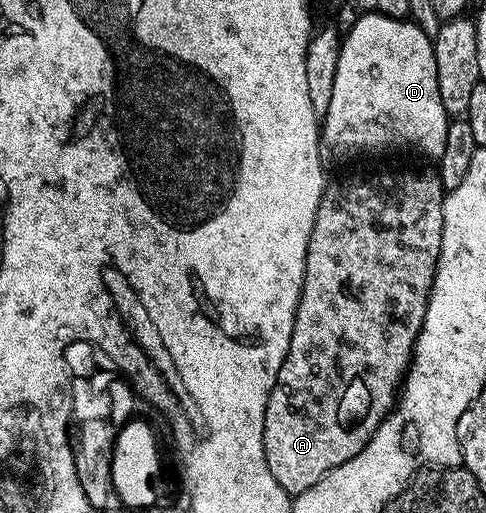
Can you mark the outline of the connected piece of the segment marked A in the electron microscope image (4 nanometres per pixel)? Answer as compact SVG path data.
M407 170L404 174L379 174L376 178L363 178L360 182L347 182L344 186L328 185L321 196L321 204L317 208L317 216L313 220L313 232L309 236L307 255L305 256L305 276L301 296L295 313L293 336L289 340L289 352L281 364L275 377L273 388L269 392L269 404L265 404L265 424L263 425L263 443L265 458L273 478L285 492L298 496L321 476L333 472L345 460L353 460L365 444L377 432L379 425L387 419L387 415L395 408L401 393L404 378L411 364L411 356L415 352L415 341L423 327L427 315L427 301L431 295L431 285L435 279L435 269L439 263L441 252L441 232L443 231L443 199L445 191L438 173L414 174Z

